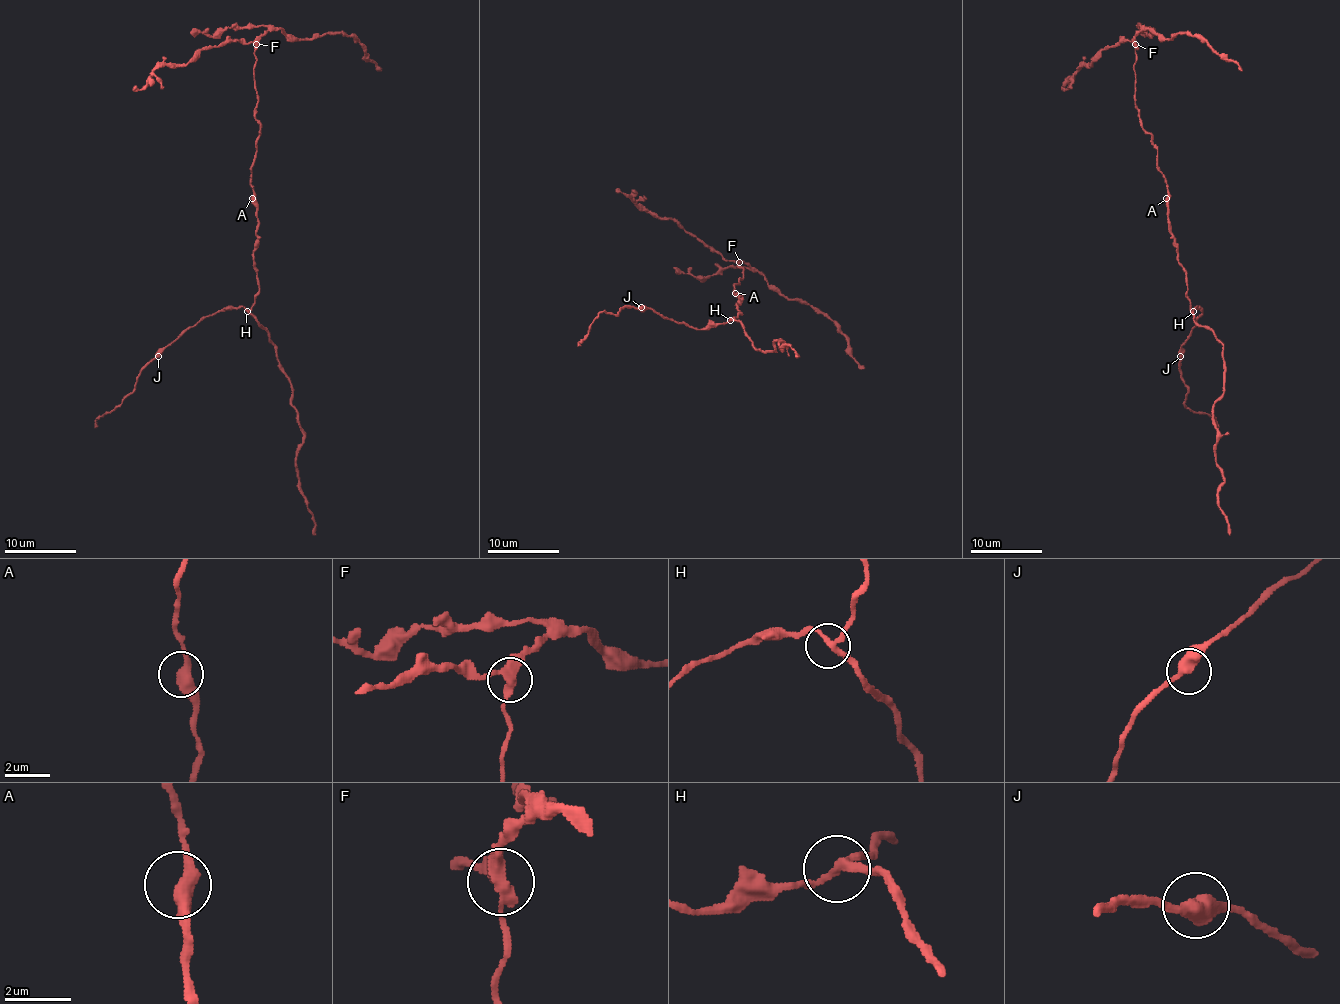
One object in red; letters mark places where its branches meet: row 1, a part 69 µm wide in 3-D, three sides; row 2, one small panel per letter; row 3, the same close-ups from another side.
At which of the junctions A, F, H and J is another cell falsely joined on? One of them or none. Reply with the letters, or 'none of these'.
F

